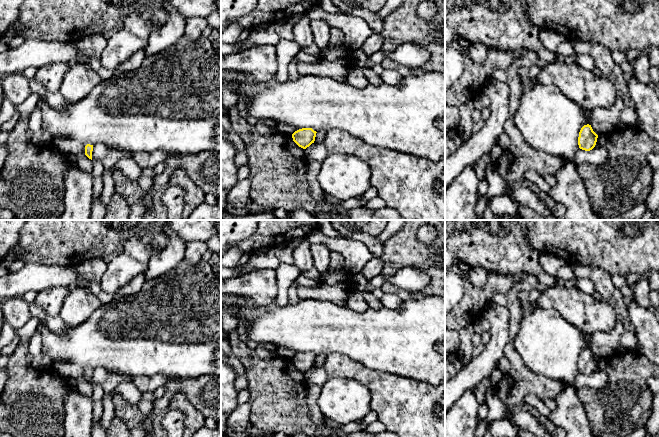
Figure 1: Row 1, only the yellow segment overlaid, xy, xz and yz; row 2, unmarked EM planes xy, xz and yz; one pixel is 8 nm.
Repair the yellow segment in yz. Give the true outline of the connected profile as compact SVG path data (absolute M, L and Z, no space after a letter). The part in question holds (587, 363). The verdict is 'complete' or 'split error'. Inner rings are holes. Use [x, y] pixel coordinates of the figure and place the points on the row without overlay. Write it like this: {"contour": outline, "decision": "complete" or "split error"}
{"contour": "M584 349L578 361L579 372L585 375L592 374L597 366L598 359L593 355L591 349Z", "decision": "complete"}

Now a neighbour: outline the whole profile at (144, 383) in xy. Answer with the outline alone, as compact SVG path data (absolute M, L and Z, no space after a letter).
M162 374L152 376L136 376L132 377L132 383L142 392L153 392L158 387L164 386L169 379L178 379L167 377Z

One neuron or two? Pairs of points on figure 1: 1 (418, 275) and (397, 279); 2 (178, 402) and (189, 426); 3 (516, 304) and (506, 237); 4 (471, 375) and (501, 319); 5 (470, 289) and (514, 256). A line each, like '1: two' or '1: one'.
1: one
2: one
3: two
4: one
5: two

